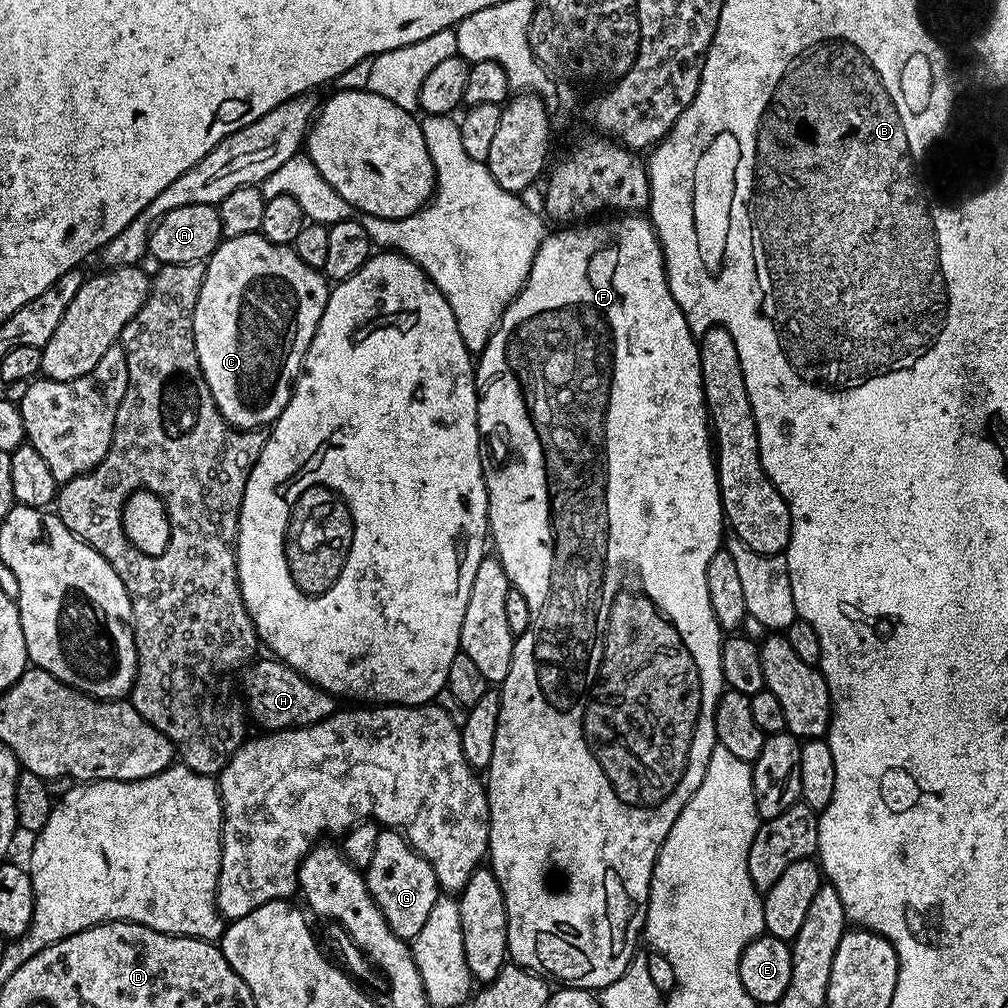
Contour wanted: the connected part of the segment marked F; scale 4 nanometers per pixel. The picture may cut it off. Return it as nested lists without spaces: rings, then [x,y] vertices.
[[[620,214],[620,215],[617,215],[617,216],[616,216],[616,217],[615,217],[615,220],[616,220],[616,224],[596,224],[596,223],[600,223],[600,222],[588,222],[588,223],[585,223],[585,224],[584,224],[584,225],[583,225],[583,226],[580,226],[580,227],[577,227],[577,228],[576,228],[576,229],[575,229],[575,230],[556,230],[556,231],[560,231],[560,232],[556,232],[556,233],[554,233],[554,234],[553,234],[553,236],[552,236],[552,233],[551,233],[551,234],[548,234],[548,235],[545,235],[545,238],[544,238],[544,240],[543,240],[543,241],[542,241],[542,243],[541,243],[541,244],[540,244],[540,249],[539,249],[539,250],[538,250],[538,254],[537,254],[537,255],[536,255],[536,257],[535,257],[535,258],[534,258],[534,262],[533,262],[533,263],[532,263],[532,265],[531,265],[531,266],[530,266],[530,274],[529,274],[529,275],[528,275],[528,280],[527,280],[527,282],[526,282],[526,283],[525,283],[525,284],[524,284],[524,285],[523,285],[523,286],[522,286],[522,290],[521,290],[521,291],[520,291],[520,292],[519,292],[519,294],[518,294],[518,295],[516,295],[516,297],[514,297],[514,299],[513,299],[513,300],[512,300],[512,303],[511,303],[511,304],[509,304],[509,305],[508,305],[508,308],[507,308],[507,310],[506,310],[506,311],[505,311],[505,312],[504,312],[504,313],[503,313],[503,314],[501,314],[501,315],[500,315],[500,322],[499,322],[499,324],[497,324],[497,326],[496,326],[496,328],[495,328],[495,330],[494,330],[494,331],[493,331],[493,332],[492,332],[492,336],[491,336],[491,338],[490,338],[490,339],[488,339],[488,345],[487,345],[487,346],[486,346],[486,347],[485,347],[485,348],[484,348],[484,351],[483,351],[483,352],[481,352],[481,353],[479,353],[479,356],[478,356],[478,363],[477,363],[477,364],[476,364],[476,365],[475,365],[475,370],[476,370],[476,386],[477,386],[477,389],[479,389],[479,392],[478,392],[478,395],[479,395],[479,397],[480,397],[480,401],[479,401],[479,402],[478,402],[478,422],[479,422],[479,423],[480,423],[480,439],[481,439],[481,441],[482,441],[482,459],[483,459],[483,461],[484,461],[484,484],[485,484],[485,485],[486,485],[486,486],[487,486],[487,487],[488,487],[488,530],[489,530],[489,533],[490,533],[490,544],[491,544],[491,547],[492,547],[492,544],[493,544],[493,546],[494,546],[494,547],[496,547],[496,548],[493,548],[493,549],[494,549],[494,554],[495,554],[495,556],[496,556],[496,557],[498,557],[498,559],[500,559],[500,561],[501,561],[501,562],[502,562],[502,566],[503,566],[503,567],[504,567],[504,569],[505,569],[505,570],[506,570],[506,574],[507,574],[507,575],[508,575],[508,583],[509,583],[509,585],[511,585],[511,587],[514,587],[514,588],[516,588],[516,589],[517,589],[517,590],[518,590],[518,591],[520,591],[520,593],[521,593],[521,594],[522,594],[522,598],[526,598],[526,599],[527,599],[527,600],[528,600],[528,605],[529,605],[529,606],[530,606],[530,626],[526,626],[526,634],[522,634],[522,635],[521,635],[521,636],[519,636],[519,637],[518,637],[518,639],[517,639],[517,640],[516,640],[516,641],[515,641],[515,643],[513,643],[513,646],[512,646],[512,661],[511,661],[511,662],[510,662],[510,674],[506,674],[506,678],[505,678],[505,679],[504,679],[504,683],[503,683],[503,684],[501,684],[501,685],[499,685],[499,688],[498,688],[498,691],[499,691],[499,693],[500,693],[500,713],[499,713],[499,714],[498,714],[498,730],[497,730],[497,731],[496,731],[496,737],[495,737],[495,738],[494,738],[494,754],[493,754],[493,755],[492,755],[492,757],[491,757],[491,758],[490,758],[490,762],[489,762],[489,763],[488,763],[488,766],[487,766],[487,769],[486,769],[486,787],[487,787],[487,790],[488,790],[488,855],[487,855],[487,857],[486,857],[486,860],[487,860],[487,863],[488,863],[488,864],[489,864],[489,865],[490,865],[490,867],[491,867],[491,869],[492,869],[492,871],[493,871],[493,872],[495,872],[495,874],[496,874],[496,877],[497,877],[497,878],[498,878],[498,886],[502,886],[502,887],[503,887],[503,888],[504,888],[504,901],[505,901],[505,902],[506,902],[506,918],[507,918],[507,919],[508,919],[508,943],[509,943],[509,945],[510,945],[510,960],[511,960],[511,963],[513,963],[513,964],[516,964],[516,965],[517,965],[517,966],[519,966],[519,967],[520,967],[520,968],[526,968],[526,969],[529,969],[529,970],[535,970],[535,971],[536,971],[536,972],[537,972],[537,973],[539,973],[539,975],[541,975],[541,976],[543,976],[543,977],[545,977],[545,978],[551,978],[551,979],[552,979],[552,980],[553,980],[553,981],[555,981],[555,980],[554,980],[554,979],[556,979],[556,980],[560,980],[560,981],[556,981],[556,982],[563,982],[563,983],[564,983],[564,984],[565,984],[565,985],[568,985],[568,986],[603,986],[603,985],[605,985],[605,984],[609,984],[609,983],[610,983],[610,982],[614,982],[614,981],[615,981],[615,980],[616,980],[616,977],[618,977],[618,976],[620,976],[620,975],[621,975],[621,974],[623,974],[623,972],[624,972],[624,970],[625,970],[625,969],[626,969],[626,968],[628,968],[628,967],[629,967],[629,966],[630,966],[630,962],[631,962],[631,961],[632,961],[632,957],[633,957],[633,955],[634,955],[634,949],[632,949],[632,908],[633,908],[633,910],[634,910],[634,911],[636,911],[636,914],[642,914],[642,913],[643,913],[643,912],[644,912],[644,911],[645,911],[645,910],[647,910],[647,908],[648,908],[648,886],[649,886],[649,883],[650,883],[650,874],[651,874],[651,873],[652,873],[652,871],[653,871],[653,870],[654,870],[654,866],[655,866],[655,865],[656,865],[656,854],[657,854],[657,851],[658,851],[658,850],[659,850],[659,849],[660,849],[660,848],[661,848],[661,846],[662,846],[662,845],[663,845],[663,844],[664,844],[664,833],[666,833],[666,832],[668,832],[668,831],[669,831],[669,830],[670,830],[670,826],[671,826],[671,825],[672,825],[672,822],[673,822],[673,819],[674,819],[674,817],[675,817],[675,816],[677,816],[677,814],[679,814],[679,813],[680,813],[680,809],[681,809],[681,808],[684,808],[684,807],[685,807],[685,806],[686,806],[686,802],[687,802],[687,801],[688,801],[688,798],[689,798],[689,795],[690,795],[690,794],[691,794],[691,792],[692,792],[692,791],[693,791],[693,790],[695,790],[695,789],[696,789],[696,785],[698,785],[698,784],[700,784],[700,783],[701,783],[701,782],[702,782],[702,778],[703,778],[703,777],[704,777],[704,765],[705,765],[705,763],[706,763],[706,761],[708,761],[708,759],[709,759],[709,758],[710,758],[710,754],[711,754],[711,753],[712,753],[712,750],[713,750],[713,747],[714,747],[714,733],[713,733],[713,731],[712,731],[712,714],[713,714],[713,712],[715,712],[715,711],[716,711],[716,707],[717,707],[717,706],[718,706],[718,702],[719,702],[719,701],[720,701],[720,693],[721,693],[721,691],[722,691],[722,677],[721,677],[721,675],[720,675],[720,646],[721,646],[721,643],[722,643],[722,629],[721,629],[721,626],[720,626],[720,623],[719,623],[719,622],[718,622],[718,621],[716,621],[716,620],[715,620],[715,618],[714,618],[714,617],[712,617],[712,607],[711,607],[711,606],[710,606],[710,594],[709,594],[709,593],[708,593],[708,592],[707,592],[707,591],[706,591],[706,589],[705,589],[705,587],[704,587],[704,568],[705,568],[705,567],[706,567],[706,566],[710,566],[710,558],[711,558],[711,557],[712,557],[712,553],[714,553],[714,552],[716,552],[716,551],[717,551],[717,550],[719,550],[719,548],[720,548],[720,547],[721,547],[721,546],[722,546],[722,535],[721,535],[721,536],[720,536],[720,524],[721,524],[721,528],[722,528],[722,509],[721,509],[721,506],[720,506],[720,484],[719,484],[719,482],[718,482],[718,481],[716,481],[716,479],[715,479],[715,478],[714,478],[714,444],[713,444],[713,441],[712,441],[712,440],[711,440],[711,439],[708,439],[708,440],[704,440],[704,432],[705,432],[705,436],[706,436],[706,409],[705,409],[705,407],[704,407],[704,387],[703,387],[703,386],[702,386],[702,366],[701,366],[701,365],[700,365],[700,362],[699,362],[699,359],[698,359],[698,340],[697,340],[697,337],[695,337],[695,336],[693,336],[693,335],[691,335],[691,334],[690,334],[690,333],[689,333],[689,330],[688,330],[688,323],[687,323],[687,322],[685,322],[685,321],[684,321],[684,319],[682,319],[682,313],[681,313],[681,310],[680,310],[680,308],[679,308],[679,307],[678,307],[678,306],[677,306],[677,305],[676,305],[676,304],[674,304],[674,303],[672,303],[672,295],[671,295],[671,294],[670,294],[670,290],[669,290],[669,289],[668,289],[668,287],[667,287],[667,286],[666,286],[666,277],[665,277],[665,274],[664,274],[664,252],[663,252],[663,251],[662,251],[662,250],[661,250],[661,249],[660,249],[660,248],[659,248],[659,246],[658,246],[658,241],[657,241],[657,238],[656,238],[656,233],[655,233],[655,231],[652,231],[652,230],[650,230],[650,224],[649,224],[649,221],[648,221],[648,220],[647,220],[647,219],[645,219],[645,217],[644,217],[644,216],[643,216],[643,215],[640,215],[640,214]]]

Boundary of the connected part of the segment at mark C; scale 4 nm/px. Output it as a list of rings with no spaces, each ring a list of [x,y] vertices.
[[[259,232],[242,234],[238,238],[230,238],[229,240],[221,239],[220,245],[212,251],[211,256],[206,261],[202,290],[198,294],[198,302],[194,310],[194,346],[200,369],[206,378],[206,386],[210,386],[210,394],[216,403],[216,409],[220,411],[222,418],[229,426],[241,430],[260,430],[265,426],[275,424],[276,419],[282,414],[282,410],[286,410],[286,402],[290,402],[292,389],[296,386],[296,378],[304,366],[304,355],[318,330],[322,310],[326,310],[329,291],[330,284],[323,271],[306,266],[306,262],[302,262],[302,258],[298,258],[298,254],[292,247],[270,242]]]

